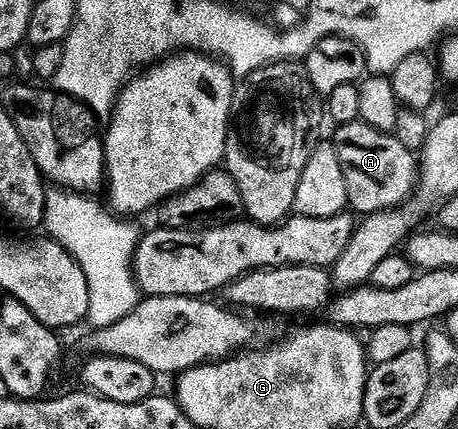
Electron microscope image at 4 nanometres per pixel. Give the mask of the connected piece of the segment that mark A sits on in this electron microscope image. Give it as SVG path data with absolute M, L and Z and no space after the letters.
M361 121L340 126L334 132L333 145L349 188L347 200L356 215L398 210L415 193L419 177L417 154L405 148L394 133L378 130Z

